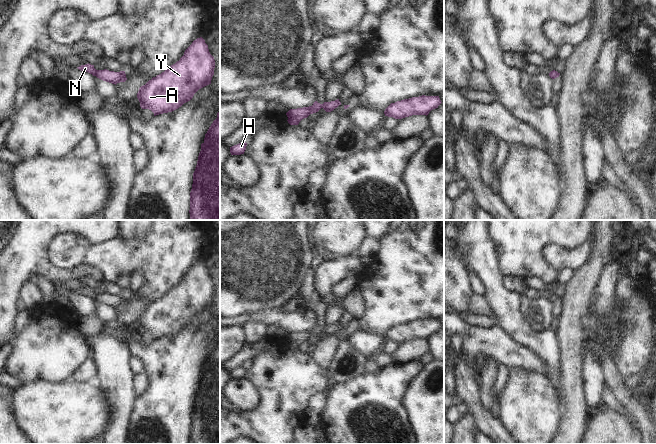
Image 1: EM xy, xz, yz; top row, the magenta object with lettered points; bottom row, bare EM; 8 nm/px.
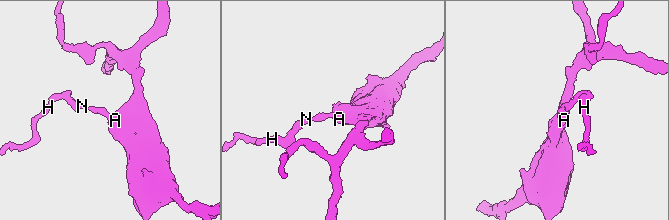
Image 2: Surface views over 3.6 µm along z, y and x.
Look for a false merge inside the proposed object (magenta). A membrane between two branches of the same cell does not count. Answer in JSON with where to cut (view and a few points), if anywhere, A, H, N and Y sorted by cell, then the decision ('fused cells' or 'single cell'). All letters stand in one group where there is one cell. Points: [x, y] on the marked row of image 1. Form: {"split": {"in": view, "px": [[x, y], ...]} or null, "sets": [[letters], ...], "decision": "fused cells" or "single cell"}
{"split": null, "sets": [["A", "H", "N", "Y"]], "decision": "single cell"}

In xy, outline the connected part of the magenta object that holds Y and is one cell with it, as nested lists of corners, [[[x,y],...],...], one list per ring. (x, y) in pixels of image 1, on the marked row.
[[[202,37],[197,38],[185,50],[179,61],[139,88],[137,98],[140,107],[151,110],[154,116],[178,109],[190,101],[199,89],[211,84],[214,68],[215,60],[209,52],[208,45]]]

